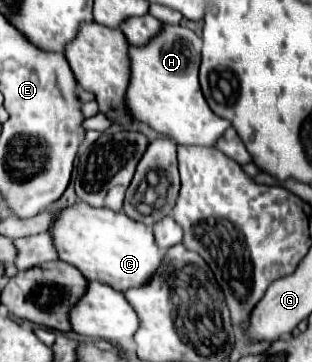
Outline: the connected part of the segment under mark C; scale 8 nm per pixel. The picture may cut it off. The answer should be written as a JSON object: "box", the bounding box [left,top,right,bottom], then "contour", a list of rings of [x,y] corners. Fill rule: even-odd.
{"box":[51,202,165,292],"contour":[[[85,202],[65,208],[57,216],[51,234],[59,250],[59,260],[77,266],[87,280],[105,282],[117,292],[147,284],[165,260],[165,252],[157,246],[153,230],[143,222],[109,208],[93,208]]]}

